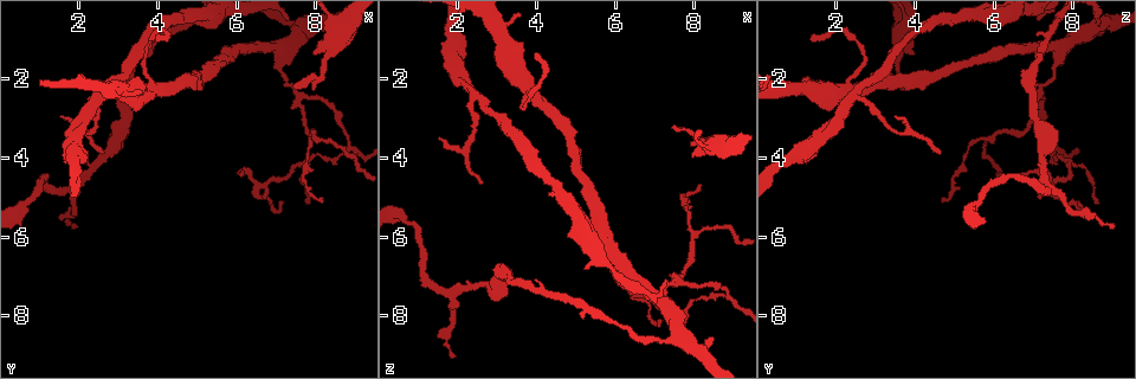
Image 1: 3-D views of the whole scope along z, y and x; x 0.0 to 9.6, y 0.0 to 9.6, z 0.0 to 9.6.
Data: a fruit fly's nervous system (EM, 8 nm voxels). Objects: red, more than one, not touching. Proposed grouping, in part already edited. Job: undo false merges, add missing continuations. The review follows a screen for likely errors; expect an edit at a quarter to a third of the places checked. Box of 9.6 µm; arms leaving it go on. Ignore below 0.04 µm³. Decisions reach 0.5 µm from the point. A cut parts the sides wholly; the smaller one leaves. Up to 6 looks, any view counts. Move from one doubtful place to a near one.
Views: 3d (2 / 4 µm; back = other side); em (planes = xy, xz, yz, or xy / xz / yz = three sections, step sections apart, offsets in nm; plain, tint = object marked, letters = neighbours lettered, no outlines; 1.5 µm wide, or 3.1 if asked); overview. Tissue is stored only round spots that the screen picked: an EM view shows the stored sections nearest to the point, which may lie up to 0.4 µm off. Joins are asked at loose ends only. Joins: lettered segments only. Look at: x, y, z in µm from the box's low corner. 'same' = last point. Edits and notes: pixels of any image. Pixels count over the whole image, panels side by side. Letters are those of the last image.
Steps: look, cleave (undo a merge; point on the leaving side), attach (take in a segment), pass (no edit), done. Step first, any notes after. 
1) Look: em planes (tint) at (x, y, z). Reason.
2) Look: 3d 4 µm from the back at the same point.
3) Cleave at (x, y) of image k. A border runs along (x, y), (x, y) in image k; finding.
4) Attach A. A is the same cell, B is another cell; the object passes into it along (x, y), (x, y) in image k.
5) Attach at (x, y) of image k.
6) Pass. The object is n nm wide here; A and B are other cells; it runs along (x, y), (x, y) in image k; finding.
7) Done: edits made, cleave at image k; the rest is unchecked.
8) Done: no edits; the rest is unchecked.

Look: 3d 4 µm at (7.55, 2.40, 7.10). Arms part here.

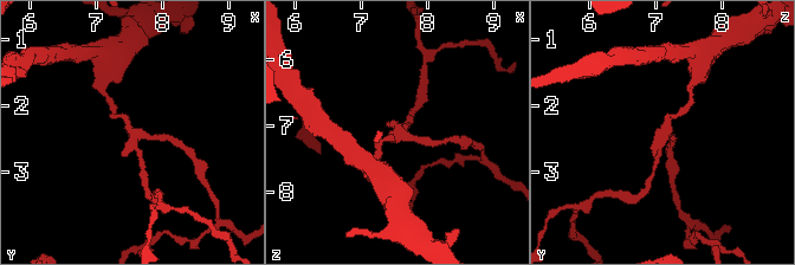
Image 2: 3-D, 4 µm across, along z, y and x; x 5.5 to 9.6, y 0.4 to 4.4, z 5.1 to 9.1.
Look: em planes (tint) at (7.55, 2.40, 7.10). Now the EM.

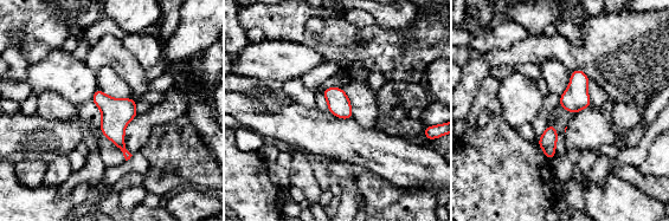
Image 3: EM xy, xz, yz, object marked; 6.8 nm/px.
Look: em planes (letters) at the same point.

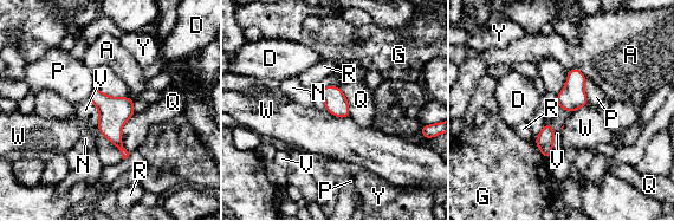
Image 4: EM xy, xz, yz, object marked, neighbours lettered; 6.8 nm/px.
Pass. The longest contact is with Q, 300 nm; A, D, G, N, P, Q, R, V, W and Y are other cells; a border runs along (89, 98), (98, 111), (97, 127) in image 4; all the same neuron.

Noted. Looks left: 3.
Look: 3d 4 µm from the back at (7.95, 1.35, 4.00).

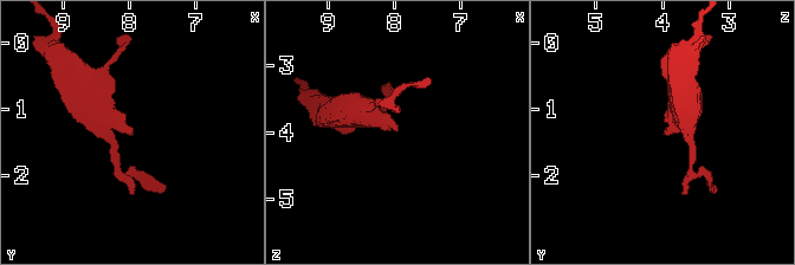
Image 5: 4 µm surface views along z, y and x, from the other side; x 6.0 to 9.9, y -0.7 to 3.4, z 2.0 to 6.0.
Look: em xy step 8 (letters) at (7.90, 1.40, 3.95).

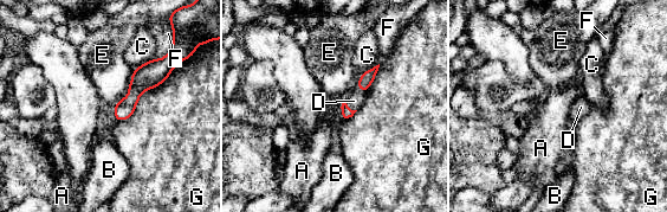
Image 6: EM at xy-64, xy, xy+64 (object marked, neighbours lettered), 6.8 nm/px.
Look: em planes (letters) at the same point. Cut it another way.

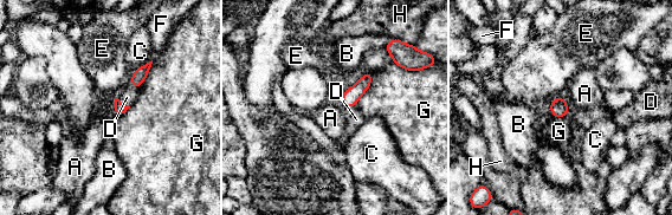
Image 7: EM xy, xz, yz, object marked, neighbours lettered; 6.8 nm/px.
Attach D. D is the same cell, A, B, C, E, F, G and H are other cells; the object passes into it along (120, 109), (122, 104), (127, 97) in image 7; the neuron continues.

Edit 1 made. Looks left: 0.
Done: edits made, attach at image 7; the rest is unchecked.

